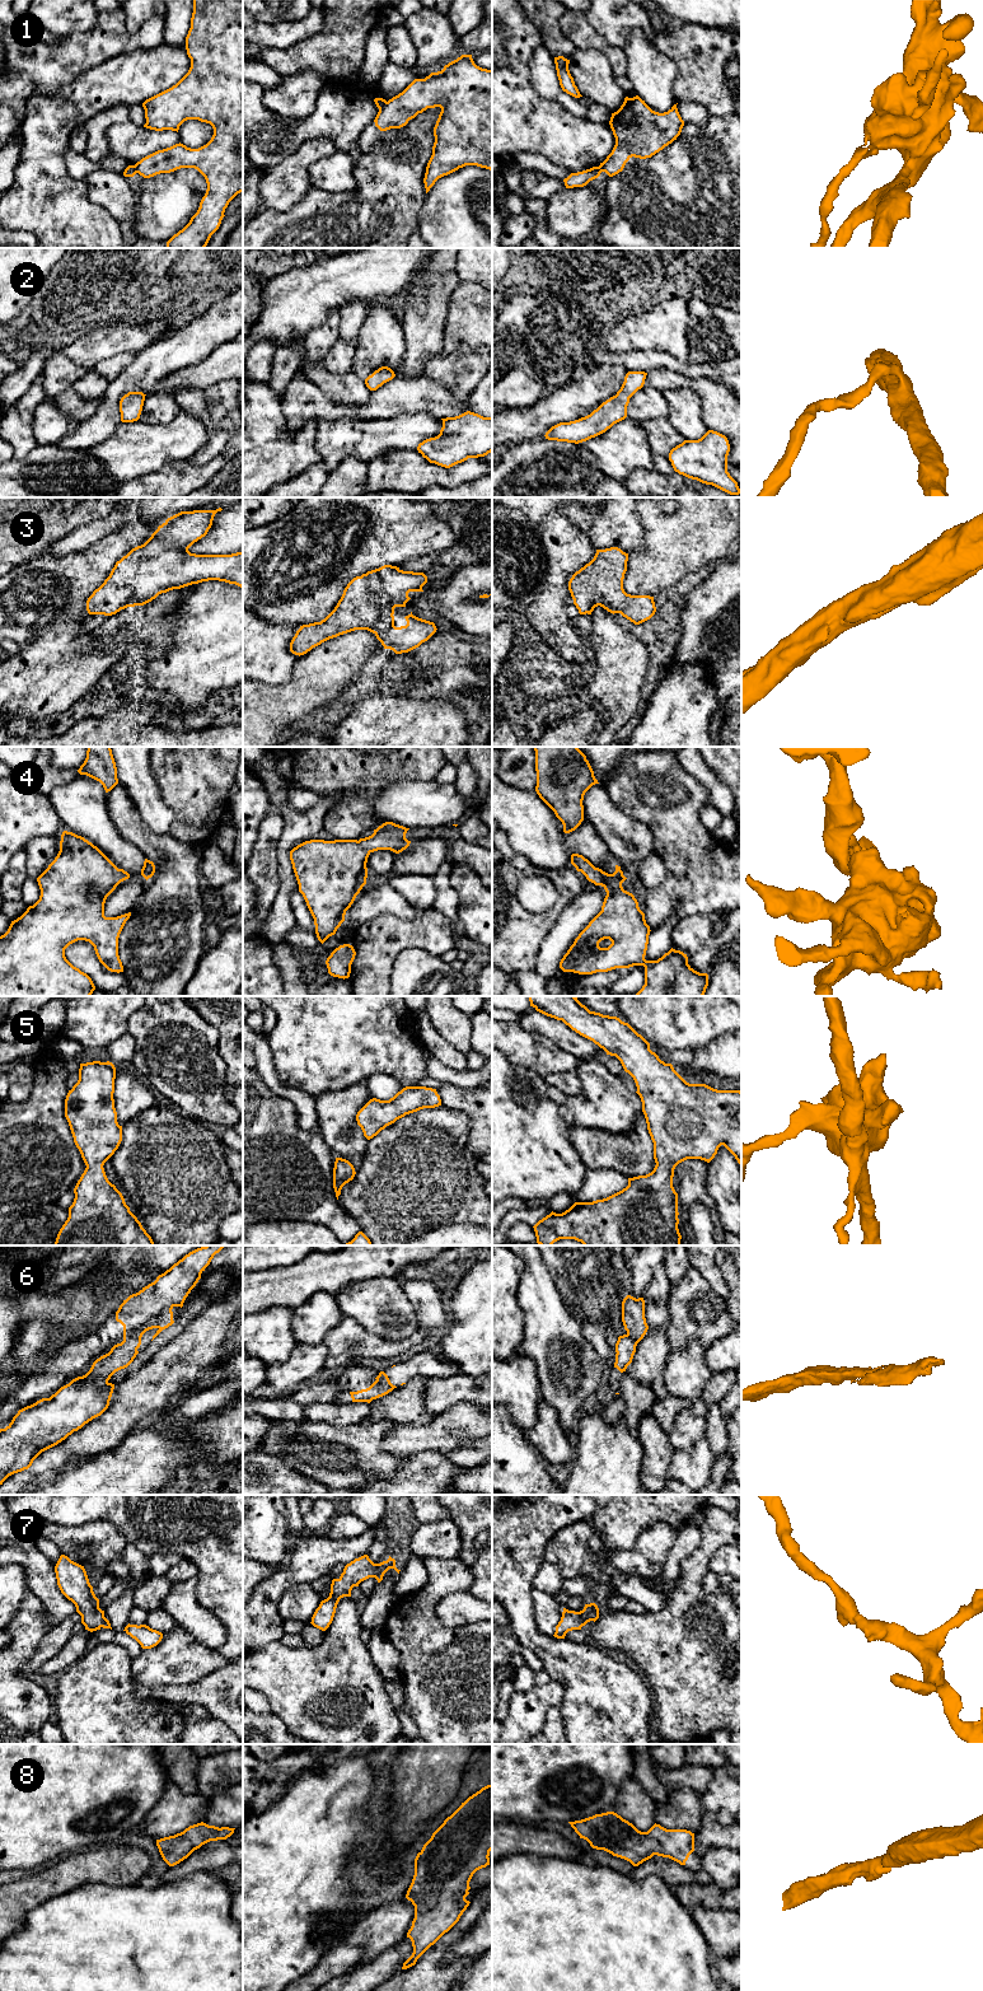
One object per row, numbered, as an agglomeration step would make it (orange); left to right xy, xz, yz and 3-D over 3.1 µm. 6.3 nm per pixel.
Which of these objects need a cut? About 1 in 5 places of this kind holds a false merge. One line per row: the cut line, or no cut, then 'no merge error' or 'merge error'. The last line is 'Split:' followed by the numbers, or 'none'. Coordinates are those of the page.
1: xy (131, 166), (137, 172) | merge error
2: no cut | no merge error
3: no cut | no merge error
4: no cut | no merge error
5: no cut | no merge error
6: xy (172, 1307), (163, 1311), (149, 1328) | merge error
7: no cut | no merge error
8: no cut | no merge error
Split: 1, 6

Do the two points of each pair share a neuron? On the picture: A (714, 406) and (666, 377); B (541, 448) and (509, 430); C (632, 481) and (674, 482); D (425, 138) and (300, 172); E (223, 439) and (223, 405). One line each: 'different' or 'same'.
A: same
B: different
C: same
D: different
E: same

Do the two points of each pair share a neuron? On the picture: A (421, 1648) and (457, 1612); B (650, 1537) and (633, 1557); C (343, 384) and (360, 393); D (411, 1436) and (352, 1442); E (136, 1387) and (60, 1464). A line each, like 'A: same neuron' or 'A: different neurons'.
A: different neurons
B: same neuron
C: same neuron
D: different neurons
E: same neuron

